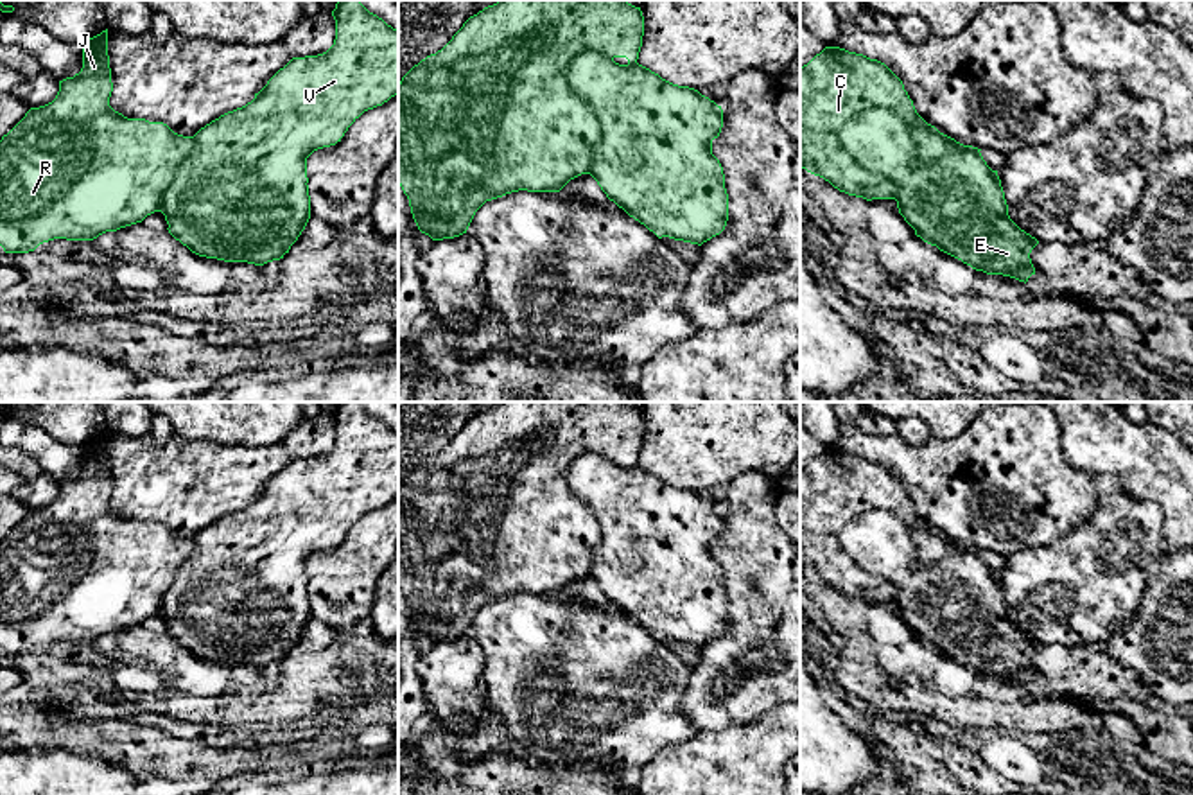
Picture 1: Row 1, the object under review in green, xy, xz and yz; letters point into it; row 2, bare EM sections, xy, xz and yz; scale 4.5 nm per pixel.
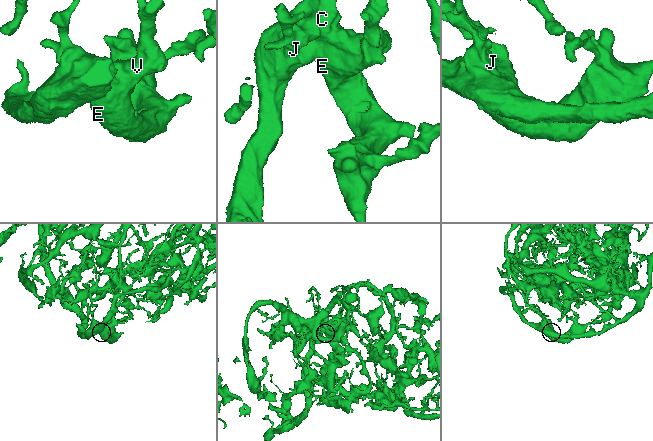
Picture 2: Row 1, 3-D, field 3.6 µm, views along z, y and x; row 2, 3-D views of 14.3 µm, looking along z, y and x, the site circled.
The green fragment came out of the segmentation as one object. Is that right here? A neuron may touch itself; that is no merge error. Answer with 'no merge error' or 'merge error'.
merge error

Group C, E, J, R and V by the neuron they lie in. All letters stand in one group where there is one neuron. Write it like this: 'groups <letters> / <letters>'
groups C J R / E V

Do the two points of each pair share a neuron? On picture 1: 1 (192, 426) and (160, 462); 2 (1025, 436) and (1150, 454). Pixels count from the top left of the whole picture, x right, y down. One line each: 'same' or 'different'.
1: different
2: different

